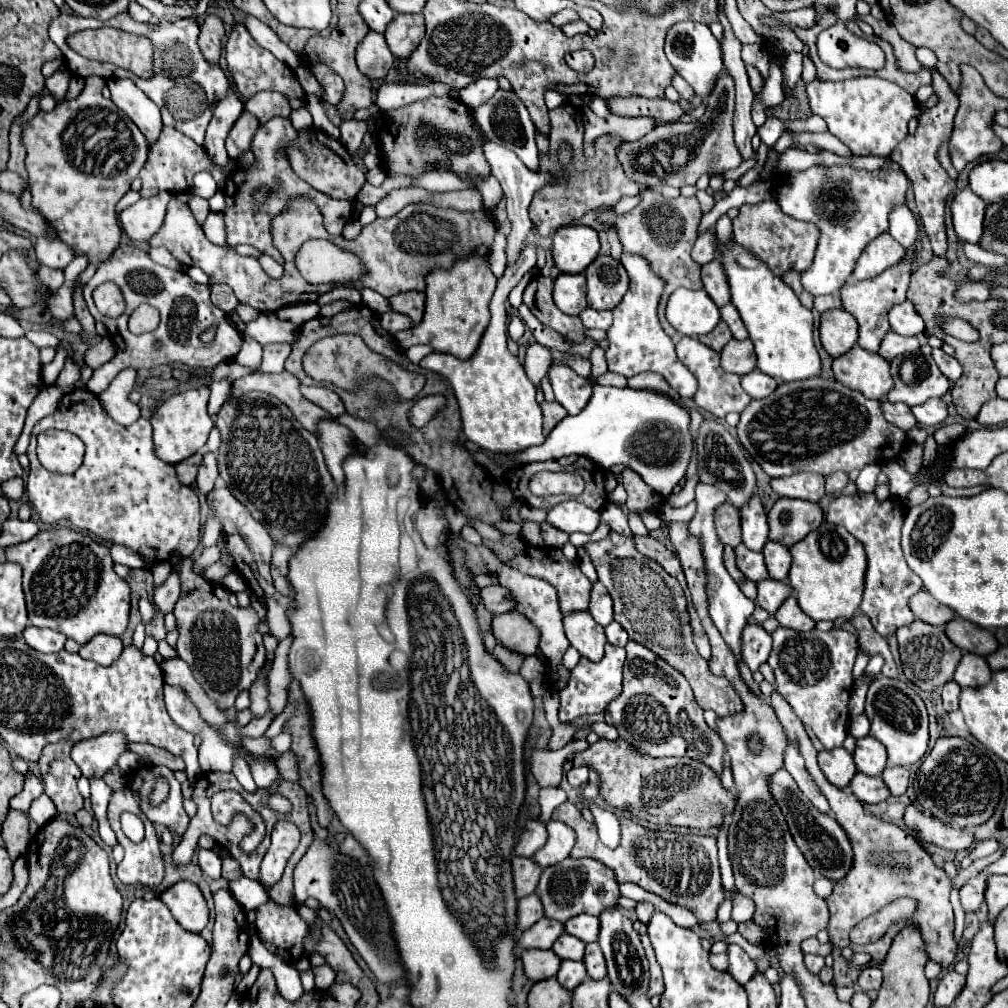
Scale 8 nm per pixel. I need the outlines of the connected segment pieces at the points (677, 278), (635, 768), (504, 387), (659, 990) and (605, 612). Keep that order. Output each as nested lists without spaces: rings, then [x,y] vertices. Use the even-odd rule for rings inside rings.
[[[641,188],[639,196],[641,196],[641,202],[631,212],[617,214],[613,208],[605,208],[605,210],[597,212],[597,220],[601,224],[605,224],[605,230],[615,226],[621,246],[623,246],[623,252],[639,254],[639,256],[647,258],[647,262],[651,264],[655,274],[659,274],[659,278],[665,280],[665,292],[661,296],[661,326],[673,338],[677,332],[665,318],[667,298],[679,286],[693,288],[693,290],[703,286],[701,276],[699,276],[701,266],[697,262],[693,262],[693,258],[691,258],[691,248],[697,240],[697,226],[699,226],[703,212],[699,208],[697,198],[679,196],[675,200],[669,200],[651,188]]]
[[[600,738],[585,752],[575,754],[573,764],[593,766],[601,776],[601,794],[607,804],[629,810],[639,820],[671,824],[693,830],[709,830],[721,824],[721,816],[733,812],[735,794],[727,792],[717,774],[691,758],[647,758],[635,754],[621,740]]]
[[[527,246],[521,252],[515,266],[505,268],[501,280],[497,282],[497,290],[495,290],[491,306],[489,306],[491,322],[481,338],[477,352],[471,358],[459,360],[451,354],[431,352],[421,362],[421,368],[433,370],[451,382],[451,386],[455,390],[455,398],[459,402],[465,436],[471,442],[475,442],[477,446],[491,450],[491,452],[499,452],[499,454],[519,452],[529,446],[539,446],[545,442],[545,436],[541,432],[543,416],[541,416],[541,408],[535,400],[535,386],[525,376],[525,370],[519,364],[519,360],[507,350],[505,300],[507,300],[509,292],[519,284],[523,274],[535,266],[535,262],[537,262],[535,246]]]
[[[641,936],[641,942],[643,942],[645,954],[647,954],[647,960],[649,960],[649,972],[651,972],[647,996],[649,996],[649,998],[661,996],[661,994],[663,994],[663,976],[661,976],[661,968],[659,968],[659,964],[657,964],[657,960],[655,960],[655,952],[653,952],[653,948],[651,948],[649,936]]]
[[[601,582],[593,584],[589,612],[595,618],[595,622],[601,624],[601,626],[607,626],[613,620],[613,600],[611,600],[607,588]]]

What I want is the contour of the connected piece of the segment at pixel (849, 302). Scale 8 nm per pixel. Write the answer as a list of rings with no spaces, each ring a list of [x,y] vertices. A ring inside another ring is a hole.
[[[905,256],[899,264],[891,266],[883,274],[871,280],[863,280],[857,284],[845,284],[841,290],[841,300],[843,300],[843,310],[855,316],[859,324],[859,340],[857,344],[869,352],[877,352],[883,336],[889,332],[889,322],[887,322],[887,312],[905,300],[909,282],[911,282],[911,264],[915,262],[915,256]]]

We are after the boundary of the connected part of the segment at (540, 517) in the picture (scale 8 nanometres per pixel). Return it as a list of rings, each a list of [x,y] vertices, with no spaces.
[[[523,504],[521,508],[519,508],[519,516],[523,518],[523,520],[531,520],[531,522],[545,522],[545,512],[543,510],[539,510],[539,508],[533,508],[533,506],[527,506],[527,504]]]

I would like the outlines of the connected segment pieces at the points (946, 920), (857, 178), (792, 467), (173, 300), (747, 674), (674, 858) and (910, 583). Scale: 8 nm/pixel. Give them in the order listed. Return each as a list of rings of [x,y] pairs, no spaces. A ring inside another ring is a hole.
[[[773,692],[773,696],[771,696],[771,706],[773,706],[777,720],[781,722],[789,742],[795,742],[795,746],[799,746],[799,752],[805,758],[807,772],[813,776],[815,784],[819,786],[819,790],[829,800],[831,812],[835,816],[835,820],[843,826],[843,830],[847,832],[847,838],[849,838],[851,848],[853,848],[851,870],[847,872],[845,878],[835,882],[833,892],[825,898],[829,912],[831,912],[829,926],[827,926],[831,942],[837,948],[851,946],[855,952],[859,952],[859,946],[849,942],[849,930],[857,922],[861,922],[867,916],[879,912],[881,906],[893,902],[893,898],[909,896],[909,898],[919,900],[919,910],[911,918],[911,924],[915,924],[923,932],[925,952],[937,964],[951,966],[953,960],[955,960],[957,942],[953,938],[955,924],[953,924],[953,908],[951,908],[951,902],[949,902],[951,880],[945,874],[945,870],[935,866],[935,862],[931,860],[931,854],[907,830],[903,830],[897,824],[883,822],[881,818],[877,818],[873,814],[867,814],[863,804],[853,794],[847,794],[845,790],[831,786],[817,766],[817,750],[813,748],[813,742],[807,736],[803,722],[799,722],[799,718],[791,710],[791,706],[787,702],[783,702],[783,698],[779,698],[777,692]]]
[[[811,166],[805,172],[789,172],[777,176],[777,202],[787,216],[807,220],[821,232],[817,242],[815,260],[801,274],[803,288],[813,296],[835,294],[847,282],[853,272],[855,260],[863,248],[887,232],[889,210],[895,204],[905,202],[909,180],[904,172],[893,172],[889,168],[867,172],[853,166]]]
[[[821,376],[793,384],[779,384],[771,396],[763,400],[751,400],[749,406],[741,412],[737,434],[745,450],[771,478],[791,476],[803,470],[817,472],[821,476],[829,476],[839,470],[861,470],[865,464],[877,462],[877,450],[881,452],[883,460],[893,460],[907,448],[907,434],[883,418],[881,400],[867,400],[861,392]]]
[[[135,244],[119,246],[115,250],[115,254],[111,256],[111,260],[99,264],[95,276],[83,286],[83,296],[85,296],[87,308],[93,314],[93,318],[107,326],[109,338],[117,346],[115,358],[109,360],[107,364],[95,368],[93,376],[87,382],[87,390],[91,390],[97,396],[103,390],[107,390],[111,380],[125,368],[155,368],[161,364],[175,364],[175,362],[185,364],[195,370],[213,368],[219,362],[227,362],[227,360],[231,362],[243,344],[243,334],[237,328],[233,328],[227,320],[227,314],[209,300],[209,286],[197,284],[183,270],[169,270],[169,268],[153,262],[147,256],[147,252]],[[107,280],[115,282],[121,288],[125,302],[127,302],[127,310],[119,318],[107,318],[107,316],[99,314],[93,304],[93,298],[91,298],[91,292]],[[143,302],[155,306],[161,312],[161,324],[155,332],[135,336],[127,330],[127,320],[129,320],[131,312]],[[211,326],[215,328],[215,338],[213,338],[213,342],[203,344],[199,336]]]
[[[699,482],[699,484],[697,484],[695,494],[697,494],[697,498],[695,498],[695,502],[697,502],[697,512],[695,512],[695,516],[691,518],[691,522],[689,522],[689,534],[695,536],[695,538],[701,542],[701,546],[703,546],[703,560],[705,560],[705,574],[707,574],[707,596],[709,596],[709,618],[713,620],[713,624],[717,626],[717,630],[721,632],[721,636],[725,638],[725,642],[731,646],[731,650],[735,652],[737,662],[739,662],[739,672],[741,672],[741,678],[745,680],[745,684],[747,684],[755,694],[761,694],[759,684],[755,684],[753,678],[751,678],[751,670],[741,662],[741,648],[739,648],[741,630],[745,628],[747,618],[753,614],[755,602],[749,600],[749,598],[739,590],[739,586],[733,582],[733,578],[727,574],[727,570],[725,570],[725,566],[723,566],[723,544],[719,542],[717,532],[715,532],[715,524],[713,524],[715,510],[717,510],[717,506],[721,506],[721,504],[727,502],[727,494],[723,494],[723,490],[719,490],[717,486],[711,486],[711,484],[705,484],[705,482]]]
[[[565,800],[561,806],[557,806],[551,818],[567,824],[577,834],[577,842],[569,854],[571,858],[595,858],[615,872],[617,882],[633,882],[671,904],[687,906],[687,910],[691,910],[699,922],[713,922],[717,918],[717,908],[725,898],[725,890],[721,886],[715,838],[647,830],[635,820],[621,816],[621,842],[617,848],[607,848],[601,844],[595,824],[585,820],[571,800]]]
[[[857,492],[855,496],[833,498],[827,512],[829,522],[845,526],[865,548],[867,570],[865,570],[863,602],[859,606],[859,612],[869,616],[873,628],[885,638],[895,634],[897,628],[909,626],[915,620],[913,612],[909,610],[909,598],[923,588],[921,578],[909,570],[899,544],[903,512],[905,510],[899,500],[889,498],[883,504],[879,504],[875,494],[863,494],[863,492]]]

